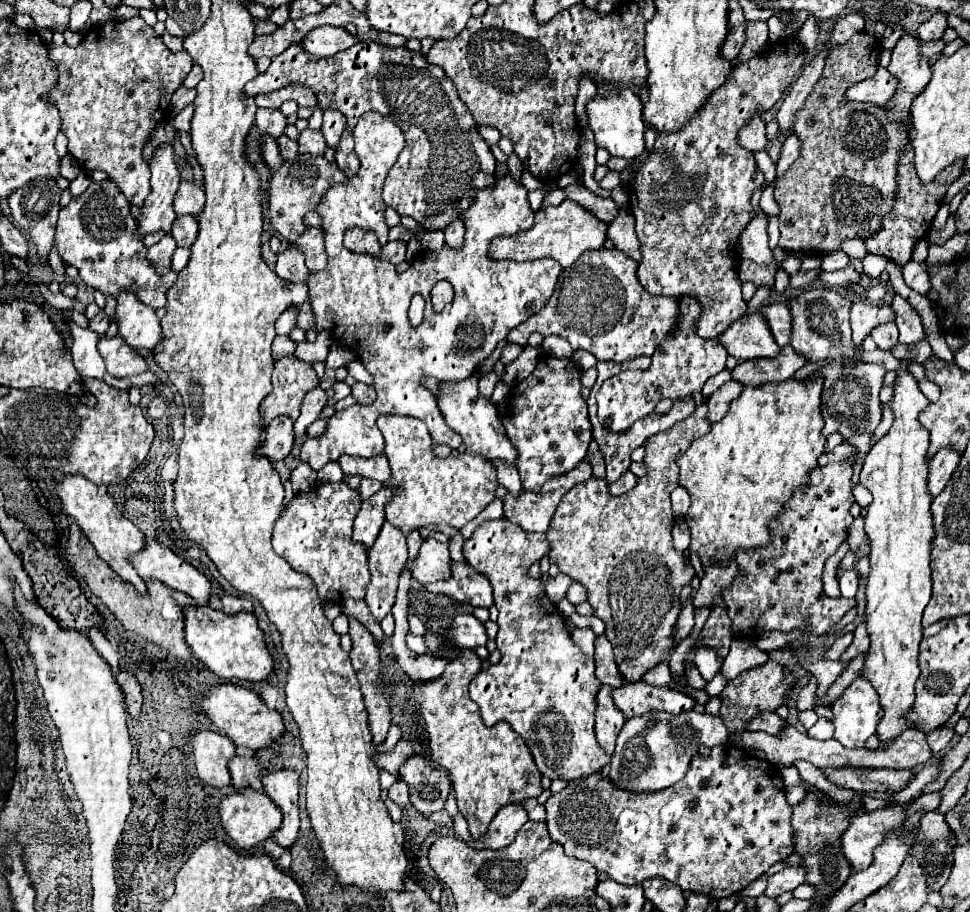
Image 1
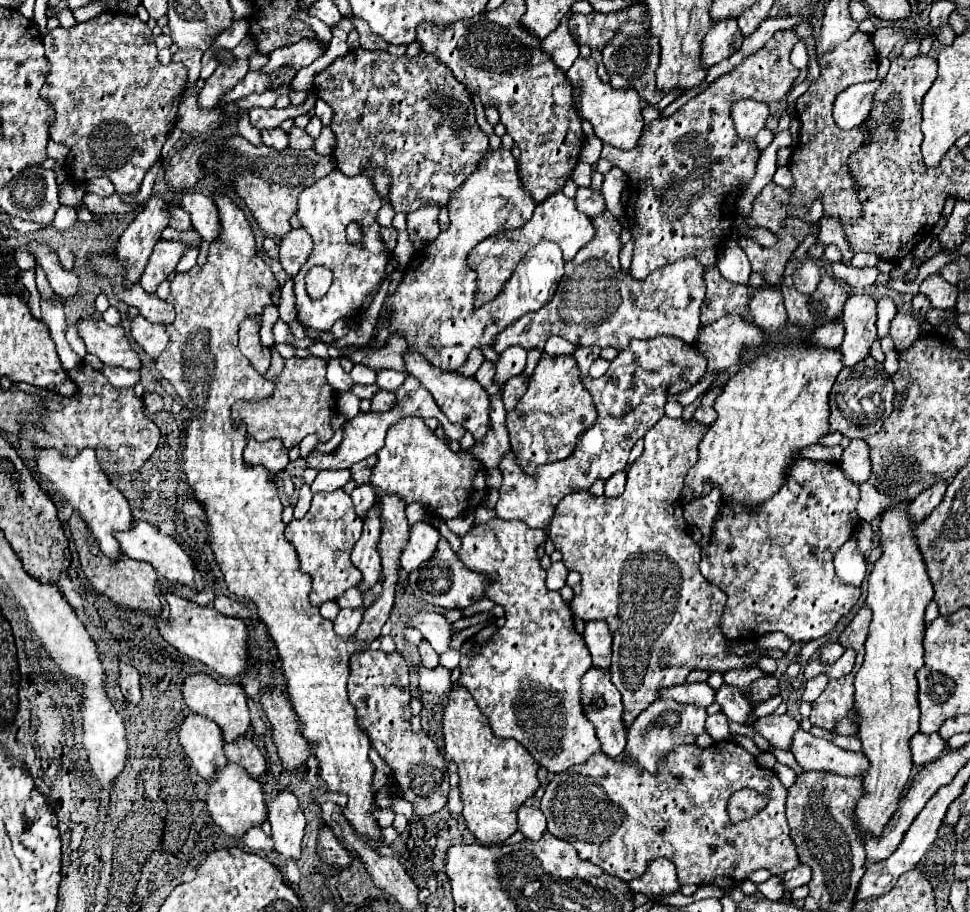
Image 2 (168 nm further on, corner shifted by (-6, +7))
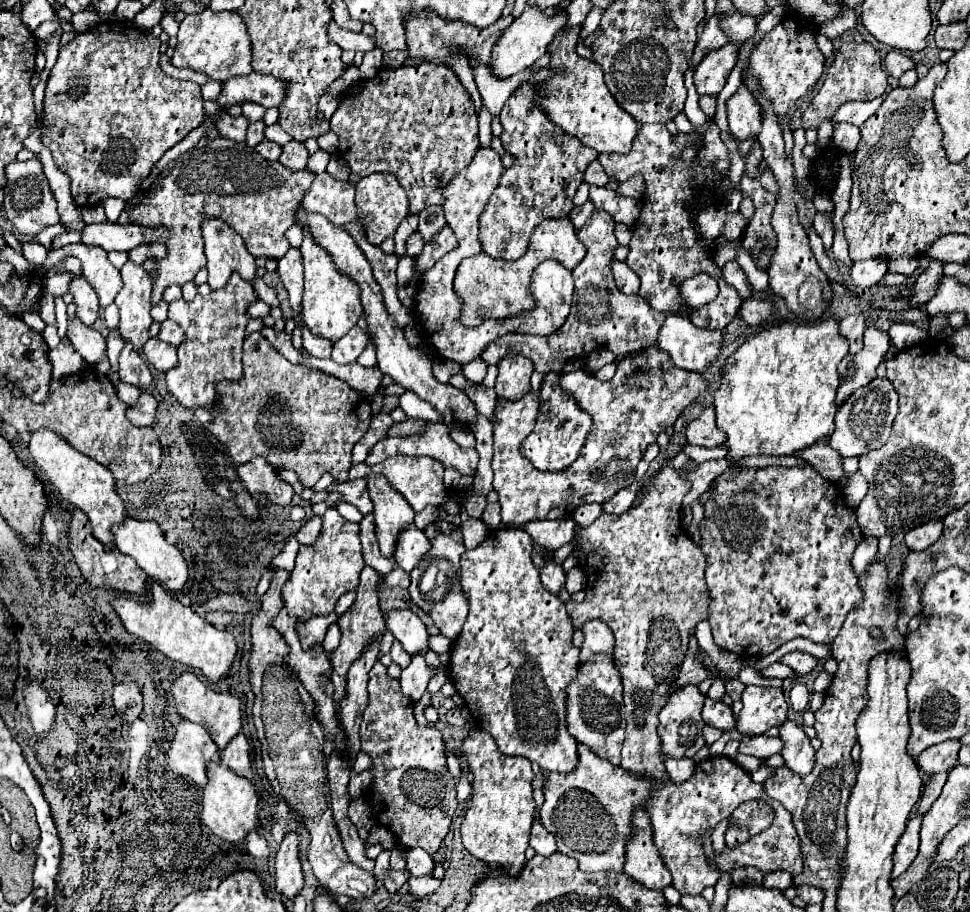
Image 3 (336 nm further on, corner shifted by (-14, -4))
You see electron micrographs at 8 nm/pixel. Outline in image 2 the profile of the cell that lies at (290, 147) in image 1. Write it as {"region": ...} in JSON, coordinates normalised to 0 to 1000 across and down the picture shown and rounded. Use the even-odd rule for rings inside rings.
{"region":[[[280,141],[280,144],[270,144],[270,152],[272,152],[272,159],[276,161],[282,161],[282,163],[297,163],[299,157],[297,157],[297,146],[293,141]]]}

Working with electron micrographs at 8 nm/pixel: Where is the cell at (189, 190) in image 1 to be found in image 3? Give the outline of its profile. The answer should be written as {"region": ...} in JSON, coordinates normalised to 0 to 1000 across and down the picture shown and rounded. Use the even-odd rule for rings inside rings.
{"region":[[[219,239],[210,243],[208,259],[212,263],[212,285],[214,285],[214,314],[219,318],[229,316],[237,300],[245,298],[252,307],[264,305],[264,289],[260,279],[252,274],[249,261],[231,243]]]}

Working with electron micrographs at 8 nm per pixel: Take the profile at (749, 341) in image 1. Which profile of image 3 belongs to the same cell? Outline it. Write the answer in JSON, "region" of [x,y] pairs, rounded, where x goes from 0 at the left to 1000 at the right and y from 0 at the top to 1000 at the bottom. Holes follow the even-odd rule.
{"region":[[[689,344],[680,357],[676,382],[687,386],[695,401],[711,408],[726,408],[744,382],[744,364],[718,360],[709,349]]]}

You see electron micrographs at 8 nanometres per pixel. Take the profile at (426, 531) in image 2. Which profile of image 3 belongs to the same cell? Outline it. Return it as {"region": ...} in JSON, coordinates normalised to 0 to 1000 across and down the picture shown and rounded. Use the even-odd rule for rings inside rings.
{"region":[[[423,575],[412,581],[404,612],[408,614],[408,618],[414,625],[423,627],[441,607],[441,594],[443,592],[439,590],[439,586],[435,581],[431,581],[427,575]]]}

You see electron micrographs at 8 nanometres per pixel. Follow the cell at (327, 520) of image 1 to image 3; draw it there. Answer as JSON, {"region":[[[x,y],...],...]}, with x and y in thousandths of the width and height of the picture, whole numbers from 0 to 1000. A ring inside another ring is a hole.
{"region":[[[338,557],[332,568],[332,583],[324,599],[309,599],[305,621],[299,636],[291,645],[291,658],[297,673],[307,682],[315,682],[320,675],[338,673],[344,669],[346,658],[361,647],[369,645],[369,632],[375,623],[371,612],[371,579],[355,570],[346,557]]]}

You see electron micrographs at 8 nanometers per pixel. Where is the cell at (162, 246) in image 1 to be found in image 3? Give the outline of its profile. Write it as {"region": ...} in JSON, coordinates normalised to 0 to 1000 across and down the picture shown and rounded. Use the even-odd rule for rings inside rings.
{"region":[[[223,149],[212,160],[198,162],[179,175],[175,189],[132,235],[134,246],[151,250],[169,248],[175,254],[175,261],[169,268],[171,283],[161,285],[159,289],[155,287],[157,283],[153,283],[146,289],[153,300],[157,300],[157,294],[163,298],[159,303],[157,333],[167,329],[167,320],[173,314],[190,314],[210,294],[210,261],[206,248],[212,239],[227,239],[241,250],[262,283],[287,285],[293,281],[299,272],[293,257],[303,246],[303,232],[322,197],[324,191],[318,191],[318,186],[301,191],[287,178],[268,173],[262,162],[229,149]]]}

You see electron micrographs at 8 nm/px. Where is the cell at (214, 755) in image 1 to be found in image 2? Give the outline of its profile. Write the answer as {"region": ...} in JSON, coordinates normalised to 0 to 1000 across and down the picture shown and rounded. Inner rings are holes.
{"region":[[[198,782],[188,791],[184,810],[200,837],[200,843],[212,856],[221,856],[225,843],[233,841],[235,834],[229,823],[231,806],[221,791]]]}

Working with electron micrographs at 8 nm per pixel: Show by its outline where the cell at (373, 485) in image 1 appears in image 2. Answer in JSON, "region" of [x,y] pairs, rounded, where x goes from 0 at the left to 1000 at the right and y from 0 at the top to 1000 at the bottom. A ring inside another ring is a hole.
{"region":[[[375,530],[375,532],[367,534],[367,536],[363,538],[363,543],[361,543],[361,545],[363,545],[365,556],[367,556],[367,563],[369,563],[371,567],[375,567],[375,565],[377,565],[379,554],[384,554],[384,552],[388,549],[388,543],[386,543],[386,538],[384,538],[381,530]]]}

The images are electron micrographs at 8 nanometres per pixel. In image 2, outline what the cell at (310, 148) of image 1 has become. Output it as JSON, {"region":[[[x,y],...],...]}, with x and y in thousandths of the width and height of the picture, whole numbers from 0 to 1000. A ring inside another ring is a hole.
{"region":[[[301,139],[297,144],[299,148],[299,161],[301,163],[322,163],[324,161],[324,150],[320,150],[315,146],[315,141],[309,141],[309,139]]]}

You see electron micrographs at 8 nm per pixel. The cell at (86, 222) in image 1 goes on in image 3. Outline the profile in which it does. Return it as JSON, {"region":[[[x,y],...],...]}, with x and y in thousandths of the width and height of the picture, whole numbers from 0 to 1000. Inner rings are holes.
{"region":[[[169,351],[167,360],[165,360],[165,373],[173,375],[177,379],[186,379],[190,375],[190,364],[186,362],[186,357],[177,351]]]}

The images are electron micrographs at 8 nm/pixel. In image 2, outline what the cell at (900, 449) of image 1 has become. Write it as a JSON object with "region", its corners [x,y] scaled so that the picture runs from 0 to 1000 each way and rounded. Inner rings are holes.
{"region":[[[930,549],[924,556],[915,556],[907,565],[907,576],[905,576],[905,587],[907,587],[907,600],[909,600],[909,611],[901,617],[901,624],[895,633],[895,655],[893,663],[899,668],[899,683],[897,683],[897,696],[893,701],[893,718],[891,718],[891,729],[882,738],[882,777],[889,784],[887,791],[887,813],[889,813],[889,823],[897,832],[897,843],[893,845],[891,854],[891,865],[893,874],[887,876],[882,885],[882,898],[887,900],[889,913],[897,911],[901,916],[909,913],[911,902],[920,896],[920,891],[926,885],[928,870],[938,852],[940,834],[938,834],[938,810],[946,802],[946,788],[948,788],[948,775],[946,775],[946,747],[944,747],[944,736],[953,729],[953,694],[955,694],[955,681],[953,681],[953,670],[957,661],[963,657],[963,641],[957,633],[953,611],[946,602],[944,593],[944,573],[938,563],[936,563],[938,549]]]}

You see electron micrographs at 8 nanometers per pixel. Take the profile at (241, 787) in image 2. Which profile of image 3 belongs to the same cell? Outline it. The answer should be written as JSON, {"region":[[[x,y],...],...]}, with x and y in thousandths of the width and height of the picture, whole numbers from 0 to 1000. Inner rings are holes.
{"region":[[[212,836],[214,860],[208,866],[208,901],[229,921],[247,923],[266,906],[266,873],[260,860],[225,836]]]}

